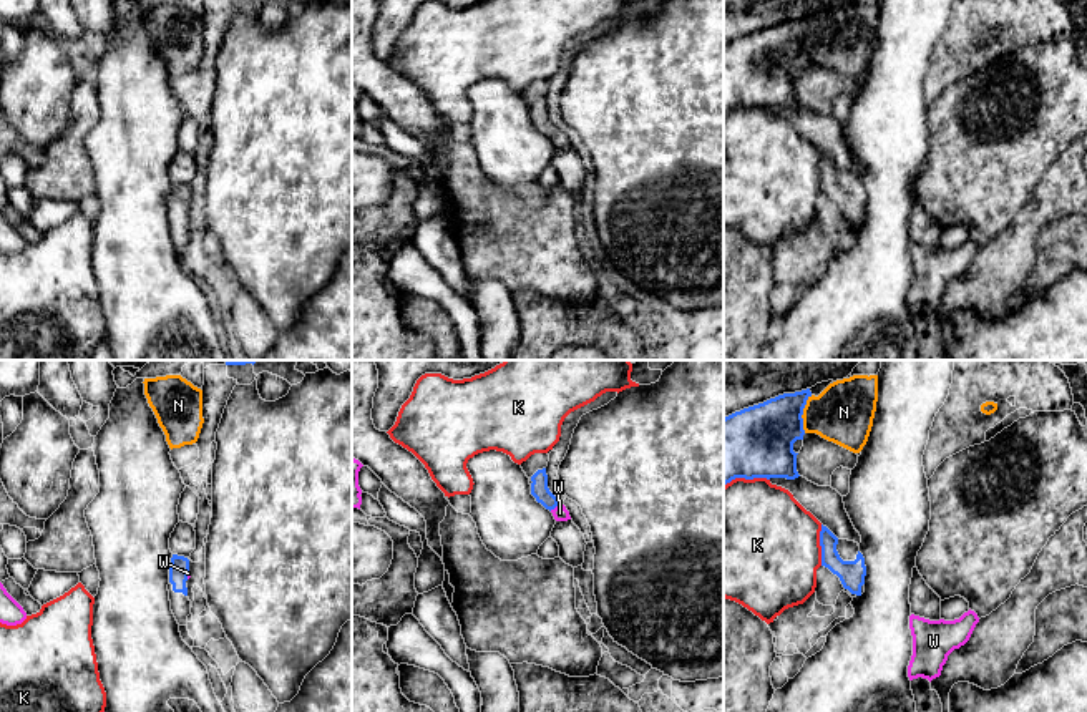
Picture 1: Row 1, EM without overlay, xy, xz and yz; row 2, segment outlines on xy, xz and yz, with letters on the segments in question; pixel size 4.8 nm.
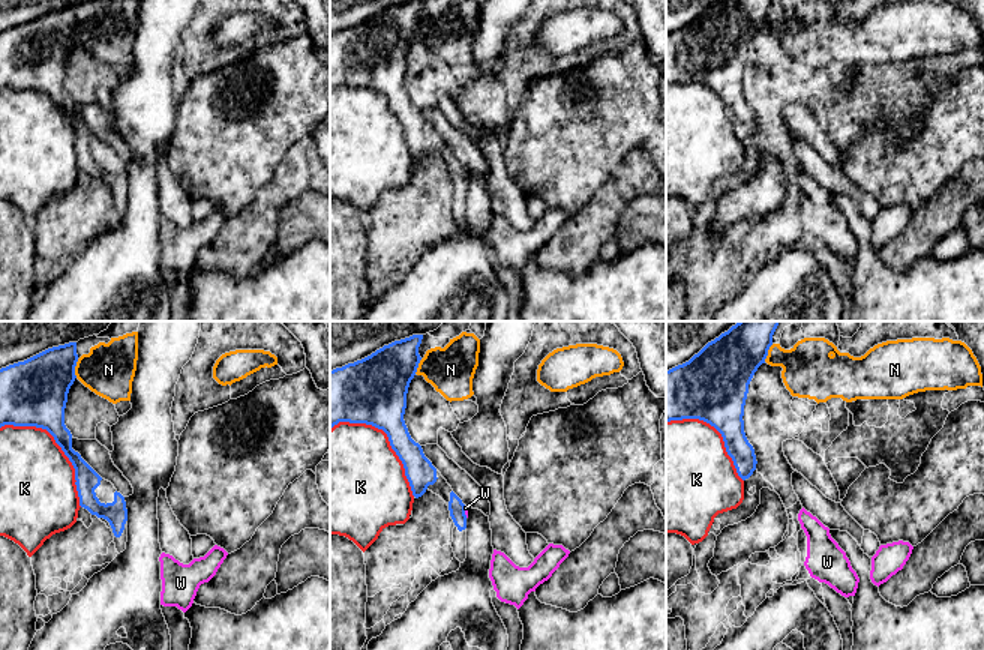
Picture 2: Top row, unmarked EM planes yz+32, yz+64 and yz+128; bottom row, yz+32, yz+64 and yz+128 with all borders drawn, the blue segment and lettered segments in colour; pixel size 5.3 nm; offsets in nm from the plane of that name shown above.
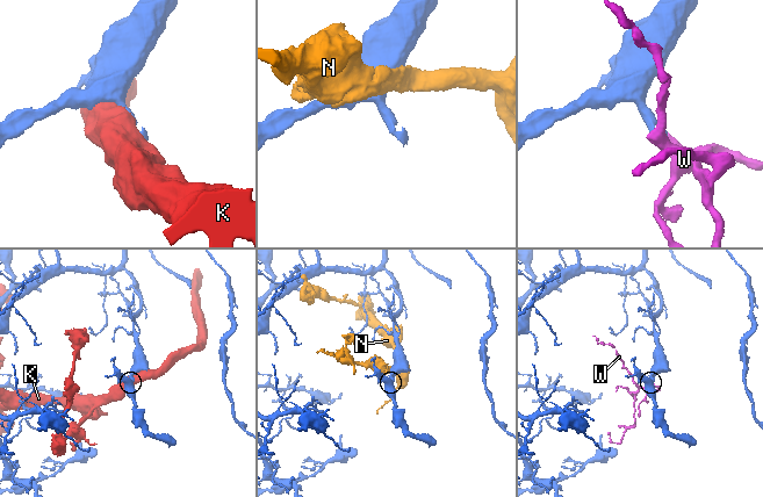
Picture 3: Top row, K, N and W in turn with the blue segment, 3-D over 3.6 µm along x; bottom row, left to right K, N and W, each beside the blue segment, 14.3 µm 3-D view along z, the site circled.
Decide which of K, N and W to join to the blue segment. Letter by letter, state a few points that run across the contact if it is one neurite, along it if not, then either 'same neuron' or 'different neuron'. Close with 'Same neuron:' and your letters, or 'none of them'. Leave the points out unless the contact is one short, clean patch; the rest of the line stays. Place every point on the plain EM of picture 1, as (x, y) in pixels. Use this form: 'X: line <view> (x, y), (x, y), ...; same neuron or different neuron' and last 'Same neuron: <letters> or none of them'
K: different neuron
N: different neuron
W: line xz (540, 118), (555, 135), (560, 141); same neuron
Same neuron: W

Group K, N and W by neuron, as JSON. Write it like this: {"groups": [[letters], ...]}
{"groups": [["K"], ["N"], ["W"]]}

